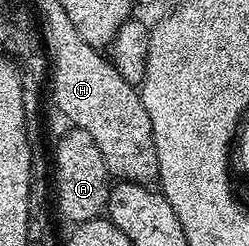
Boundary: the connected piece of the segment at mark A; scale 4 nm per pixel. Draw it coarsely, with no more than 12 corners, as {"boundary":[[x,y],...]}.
{"boundary":[[94,137],[54,147],[54,207],[75,225],[105,214],[110,176]]}

